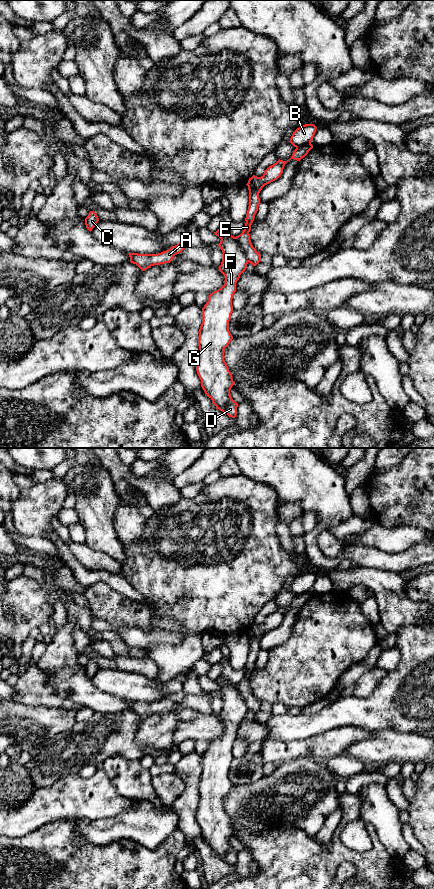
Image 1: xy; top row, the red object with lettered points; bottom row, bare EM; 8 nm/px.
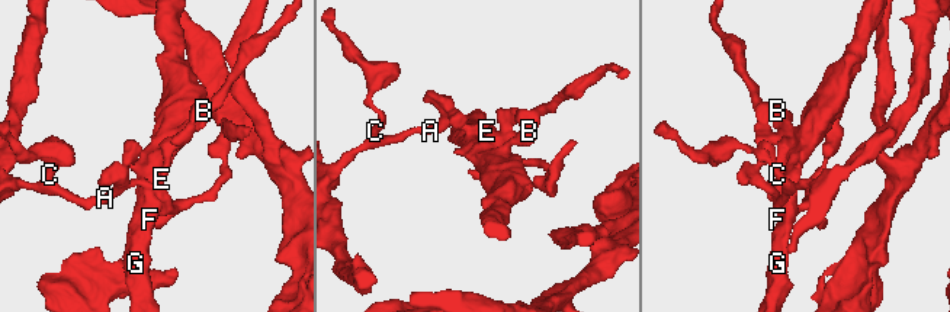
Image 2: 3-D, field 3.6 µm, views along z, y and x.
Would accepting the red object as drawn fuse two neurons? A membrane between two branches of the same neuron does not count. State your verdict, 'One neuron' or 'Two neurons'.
Two neurons

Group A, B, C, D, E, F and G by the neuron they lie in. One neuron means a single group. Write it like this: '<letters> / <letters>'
A C E / B D F G

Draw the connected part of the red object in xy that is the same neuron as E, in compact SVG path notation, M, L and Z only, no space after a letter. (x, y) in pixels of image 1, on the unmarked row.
M279 607L276 611L269 614L261 625L253 623L246 632L249 638L249 654L245 666L245 676L240 683L234 686L244 699L248 710L253 714L256 714L261 709L261 702L253 695L249 682L260 652L259 641L265 633L277 628L281 624L287 610Z

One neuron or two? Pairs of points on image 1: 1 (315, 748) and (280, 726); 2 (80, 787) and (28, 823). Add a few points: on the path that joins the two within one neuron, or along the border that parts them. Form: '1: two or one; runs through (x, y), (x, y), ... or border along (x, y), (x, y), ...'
1: two; border along (323, 733), (300, 739), (276, 739)
2: one; runs through (67, 798), (48, 804), (41, 810)

